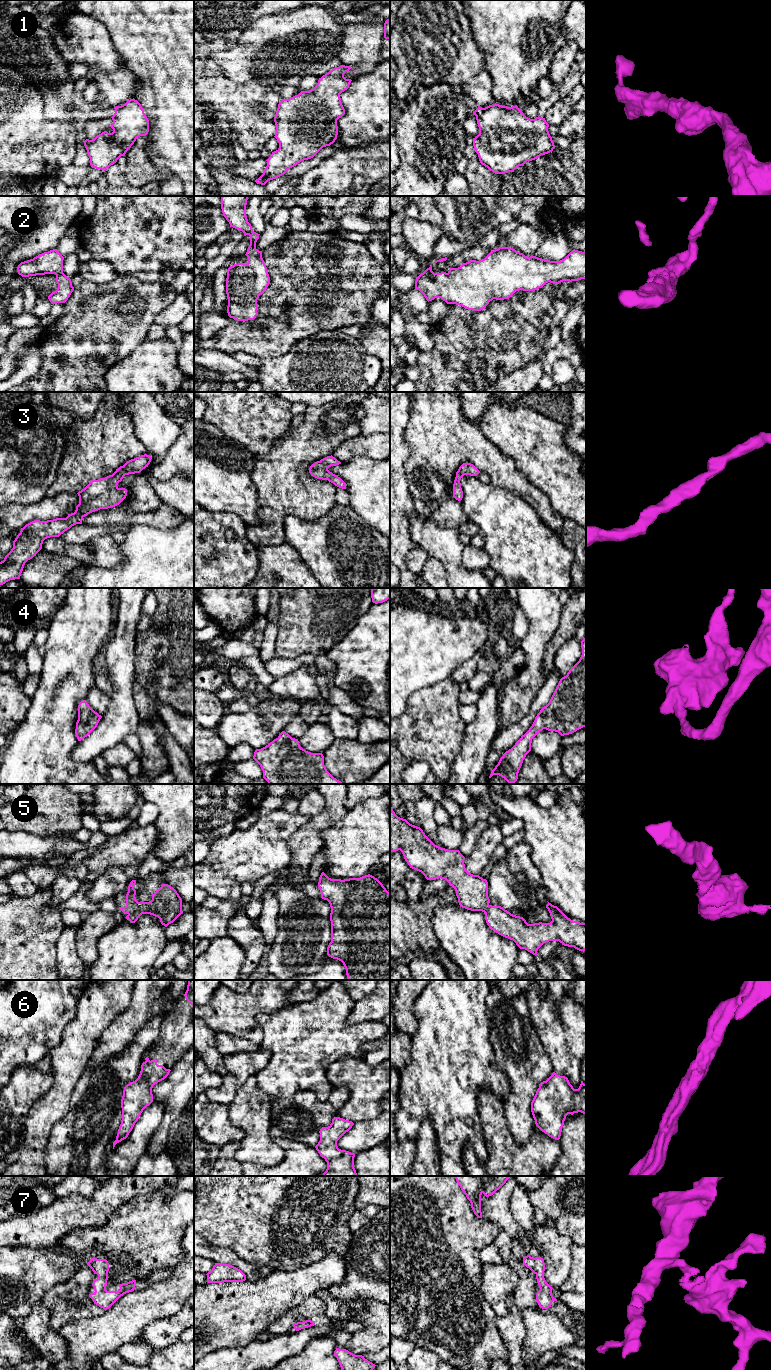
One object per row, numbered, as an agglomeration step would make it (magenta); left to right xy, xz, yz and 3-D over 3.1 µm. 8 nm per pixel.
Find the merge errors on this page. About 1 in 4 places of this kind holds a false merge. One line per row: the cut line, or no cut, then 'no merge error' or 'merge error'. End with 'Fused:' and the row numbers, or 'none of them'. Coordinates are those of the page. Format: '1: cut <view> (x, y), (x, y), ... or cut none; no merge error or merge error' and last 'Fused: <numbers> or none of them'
1: cut none; no merge error
2: cut none; no merge error
3: cut none; no merge error
4: cut none; no merge error
5: cut none; no merge error
6: cut none; no merge error
7: cut none; no merge error
Fused: none of them

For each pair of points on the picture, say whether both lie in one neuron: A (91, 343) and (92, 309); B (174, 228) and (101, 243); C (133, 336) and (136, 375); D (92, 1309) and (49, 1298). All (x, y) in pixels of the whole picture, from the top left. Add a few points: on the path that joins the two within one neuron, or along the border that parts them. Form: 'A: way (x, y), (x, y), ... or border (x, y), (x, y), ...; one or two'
A: way (92, 335), (92, 317); one
B: way (156, 229), (119, 231); one
C: border (146, 339), (115, 362); two
D: way (81, 1309), (66, 1307), (60, 1301); one

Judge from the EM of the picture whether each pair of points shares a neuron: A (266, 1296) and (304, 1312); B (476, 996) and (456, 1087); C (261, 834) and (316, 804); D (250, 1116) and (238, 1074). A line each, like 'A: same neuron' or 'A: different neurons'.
A: different neurons
B: same neuron
C: different neurons
D: different neurons

